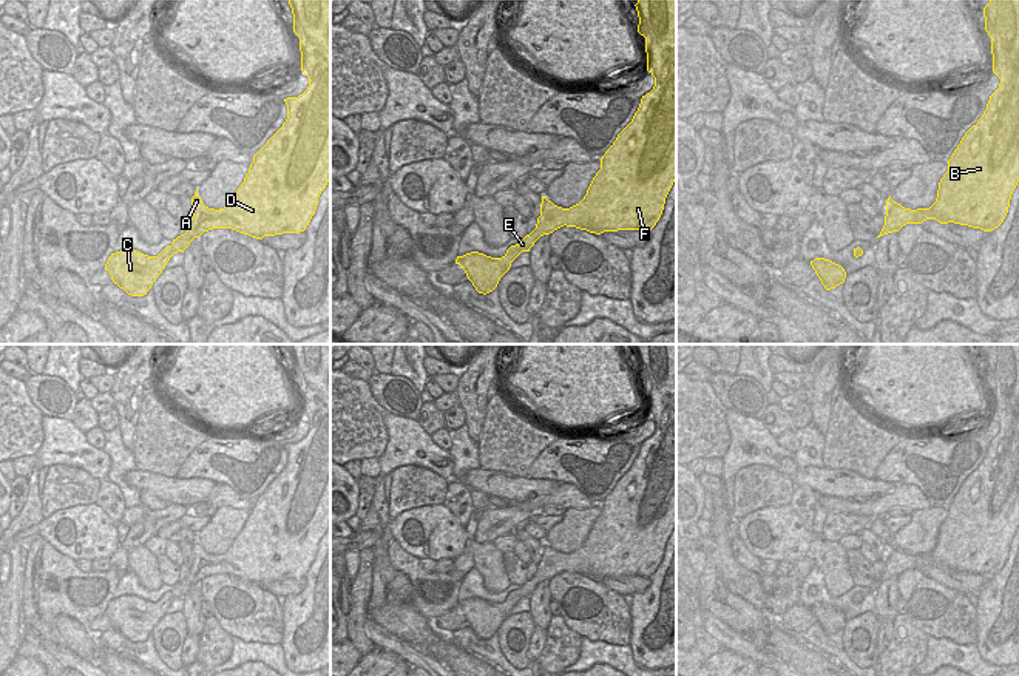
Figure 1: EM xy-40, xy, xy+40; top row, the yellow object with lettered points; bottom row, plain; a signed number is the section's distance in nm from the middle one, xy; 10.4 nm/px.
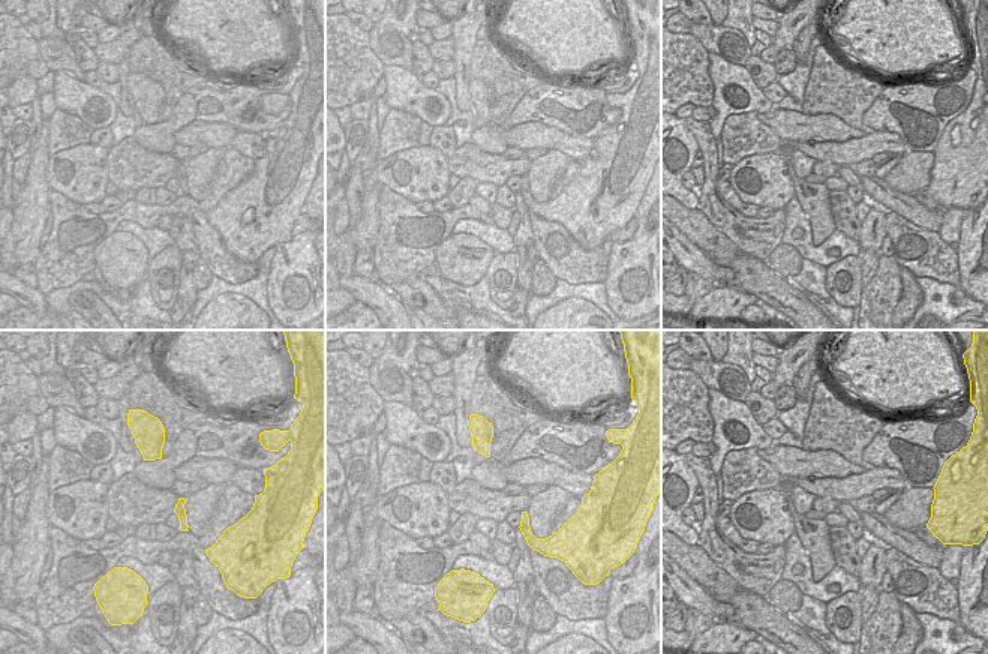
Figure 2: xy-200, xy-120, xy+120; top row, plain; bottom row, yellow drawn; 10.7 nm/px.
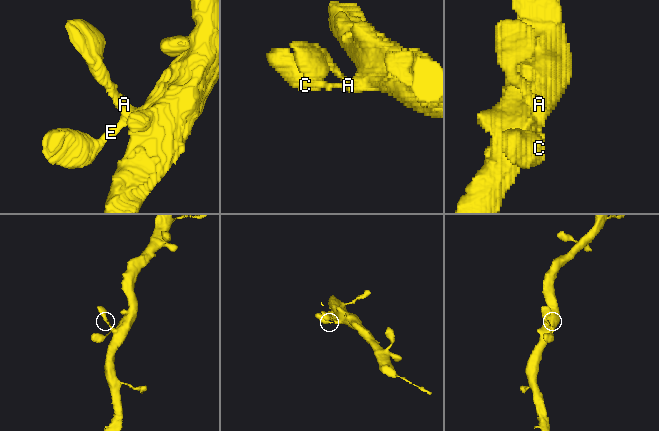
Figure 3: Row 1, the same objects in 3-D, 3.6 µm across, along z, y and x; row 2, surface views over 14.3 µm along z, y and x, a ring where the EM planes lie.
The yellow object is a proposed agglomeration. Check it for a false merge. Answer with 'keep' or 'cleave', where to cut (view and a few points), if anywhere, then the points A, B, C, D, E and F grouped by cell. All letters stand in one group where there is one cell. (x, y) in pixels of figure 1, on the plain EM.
keep; no cut; A B C D E F

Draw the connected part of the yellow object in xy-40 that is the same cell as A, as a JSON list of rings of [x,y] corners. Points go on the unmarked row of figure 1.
[[[289,344],[293,360],[293,378],[300,383],[301,417],[309,423],[307,435],[298,443],[284,444],[287,465],[283,472],[267,486],[253,502],[244,528],[233,540],[232,546],[219,556],[208,554],[198,542],[198,534],[191,543],[193,563],[188,576],[173,585],[157,602],[148,602],[133,594],[111,599],[105,610],[111,625],[131,642],[144,642],[151,634],[156,624],[162,619],[170,603],[184,597],[195,583],[213,574],[232,574],[256,585],[283,579],[300,579],[309,571],[315,560],[318,543],[330,526],[330,344]]]

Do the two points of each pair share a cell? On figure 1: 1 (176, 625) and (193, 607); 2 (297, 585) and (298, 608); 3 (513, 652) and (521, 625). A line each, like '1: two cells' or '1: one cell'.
1: two cells
2: two cells
3: one cell

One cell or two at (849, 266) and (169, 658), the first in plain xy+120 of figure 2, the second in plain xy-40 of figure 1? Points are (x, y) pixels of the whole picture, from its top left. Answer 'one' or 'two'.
one

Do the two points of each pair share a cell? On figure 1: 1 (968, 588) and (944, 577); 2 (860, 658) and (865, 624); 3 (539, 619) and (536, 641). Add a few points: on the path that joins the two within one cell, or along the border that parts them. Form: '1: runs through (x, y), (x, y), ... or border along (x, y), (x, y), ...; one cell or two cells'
1: runs through (962, 582), (950, 577); one cell
2: runs through (868, 650), (873, 642), (870, 632); one cell
3: border along (536, 625), (545, 630); two cells

